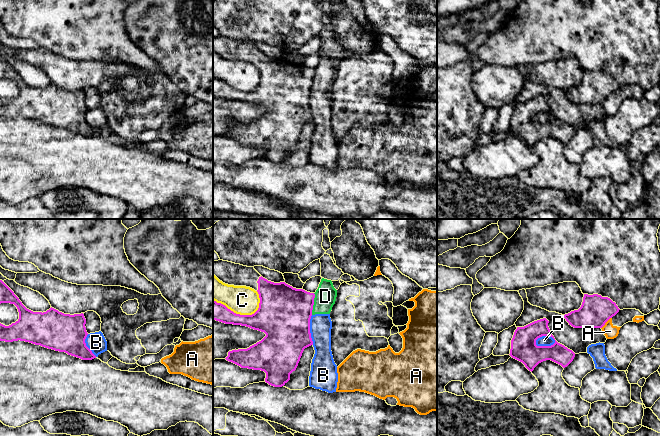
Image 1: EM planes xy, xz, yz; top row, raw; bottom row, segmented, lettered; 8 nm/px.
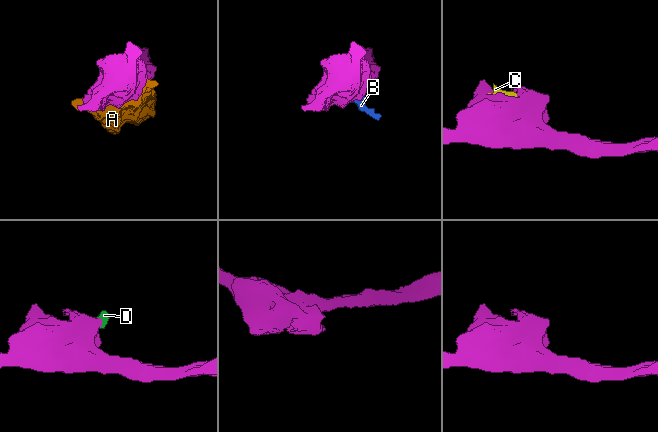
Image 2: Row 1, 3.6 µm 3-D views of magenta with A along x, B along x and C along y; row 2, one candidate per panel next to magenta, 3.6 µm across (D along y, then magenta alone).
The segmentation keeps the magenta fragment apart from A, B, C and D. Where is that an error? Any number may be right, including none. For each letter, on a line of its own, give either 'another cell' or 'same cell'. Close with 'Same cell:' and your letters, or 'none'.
A: another cell
B: another cell
C: another cell
D: another cell
Same cell: none

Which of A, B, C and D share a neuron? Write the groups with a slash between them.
A / B D / C

